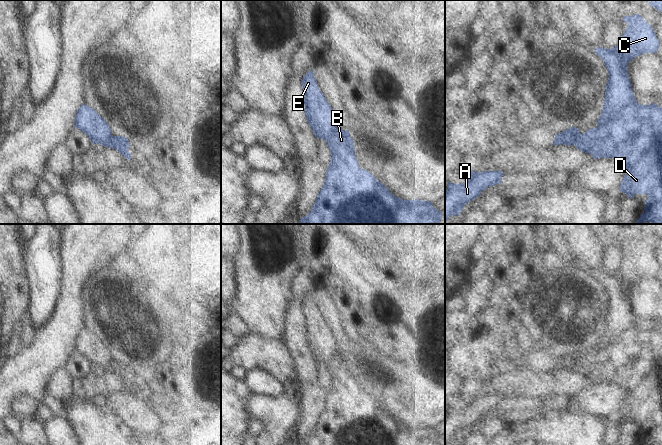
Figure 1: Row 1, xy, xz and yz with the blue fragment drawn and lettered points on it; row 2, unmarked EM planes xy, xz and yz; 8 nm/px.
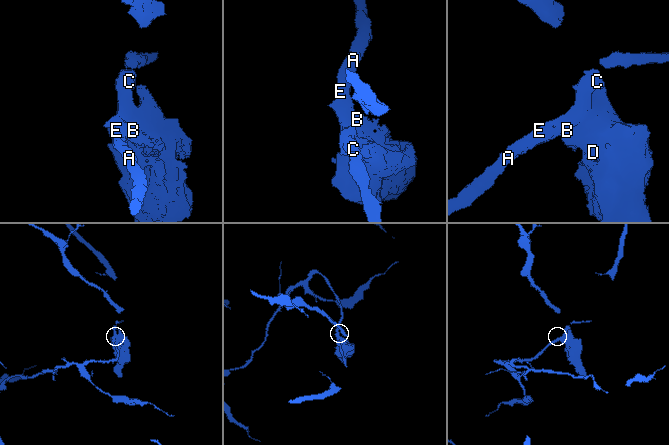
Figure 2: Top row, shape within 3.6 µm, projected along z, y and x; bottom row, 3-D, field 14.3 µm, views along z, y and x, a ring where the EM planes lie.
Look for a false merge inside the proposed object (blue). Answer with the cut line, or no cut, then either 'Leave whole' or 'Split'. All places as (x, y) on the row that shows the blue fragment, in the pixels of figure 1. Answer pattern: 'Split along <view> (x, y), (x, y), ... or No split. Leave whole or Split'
Split along yz (633, 96), (626, 105), (599, 125). Split.

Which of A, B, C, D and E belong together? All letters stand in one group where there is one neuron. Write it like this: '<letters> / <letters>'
A C E / B D

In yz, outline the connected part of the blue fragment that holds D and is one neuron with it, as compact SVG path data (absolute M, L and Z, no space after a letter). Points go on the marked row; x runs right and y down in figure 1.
M633 97L631 102L623 107L614 117L596 128L591 128L576 137L576 148L589 153L594 159L614 158L621 162L628 170L620 185L620 191L630 199L635 194L647 194L645 212L636 224L662 224L662 108L657 104L642 105Z

